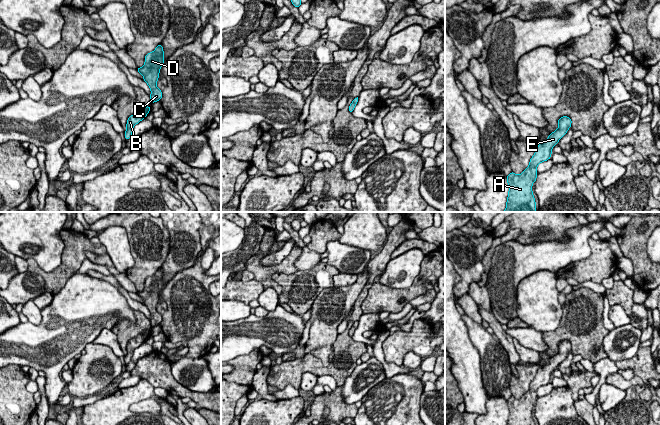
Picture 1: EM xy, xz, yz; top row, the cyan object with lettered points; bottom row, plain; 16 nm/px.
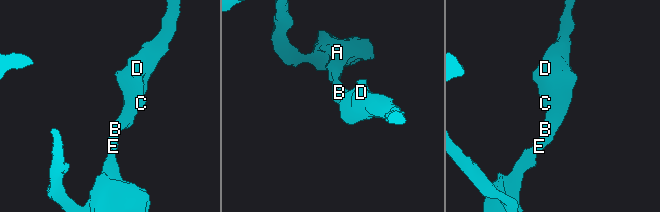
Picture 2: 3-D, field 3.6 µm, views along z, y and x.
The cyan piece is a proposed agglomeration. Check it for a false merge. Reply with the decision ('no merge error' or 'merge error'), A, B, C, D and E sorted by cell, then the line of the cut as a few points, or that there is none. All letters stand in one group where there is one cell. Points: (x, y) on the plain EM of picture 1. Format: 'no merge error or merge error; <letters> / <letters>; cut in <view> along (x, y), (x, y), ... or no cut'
no merge error; A B C D E; no cut

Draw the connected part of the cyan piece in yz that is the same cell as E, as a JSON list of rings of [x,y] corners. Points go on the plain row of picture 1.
[[[561,341],[558,344],[558,353],[551,357],[545,366],[538,369],[535,378],[530,383],[529,390],[520,399],[511,396],[507,400],[509,409],[507,425],[535,425],[532,409],[537,402],[537,390],[551,382],[552,372],[567,357],[571,347],[570,341]]]

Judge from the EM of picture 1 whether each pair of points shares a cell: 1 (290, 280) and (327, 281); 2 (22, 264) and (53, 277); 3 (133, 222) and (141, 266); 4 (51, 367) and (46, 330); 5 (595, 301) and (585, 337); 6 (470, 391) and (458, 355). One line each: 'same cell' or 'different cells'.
1: same cell
2: different cells
3: same cell
4: same cell
5: same cell
6: same cell

